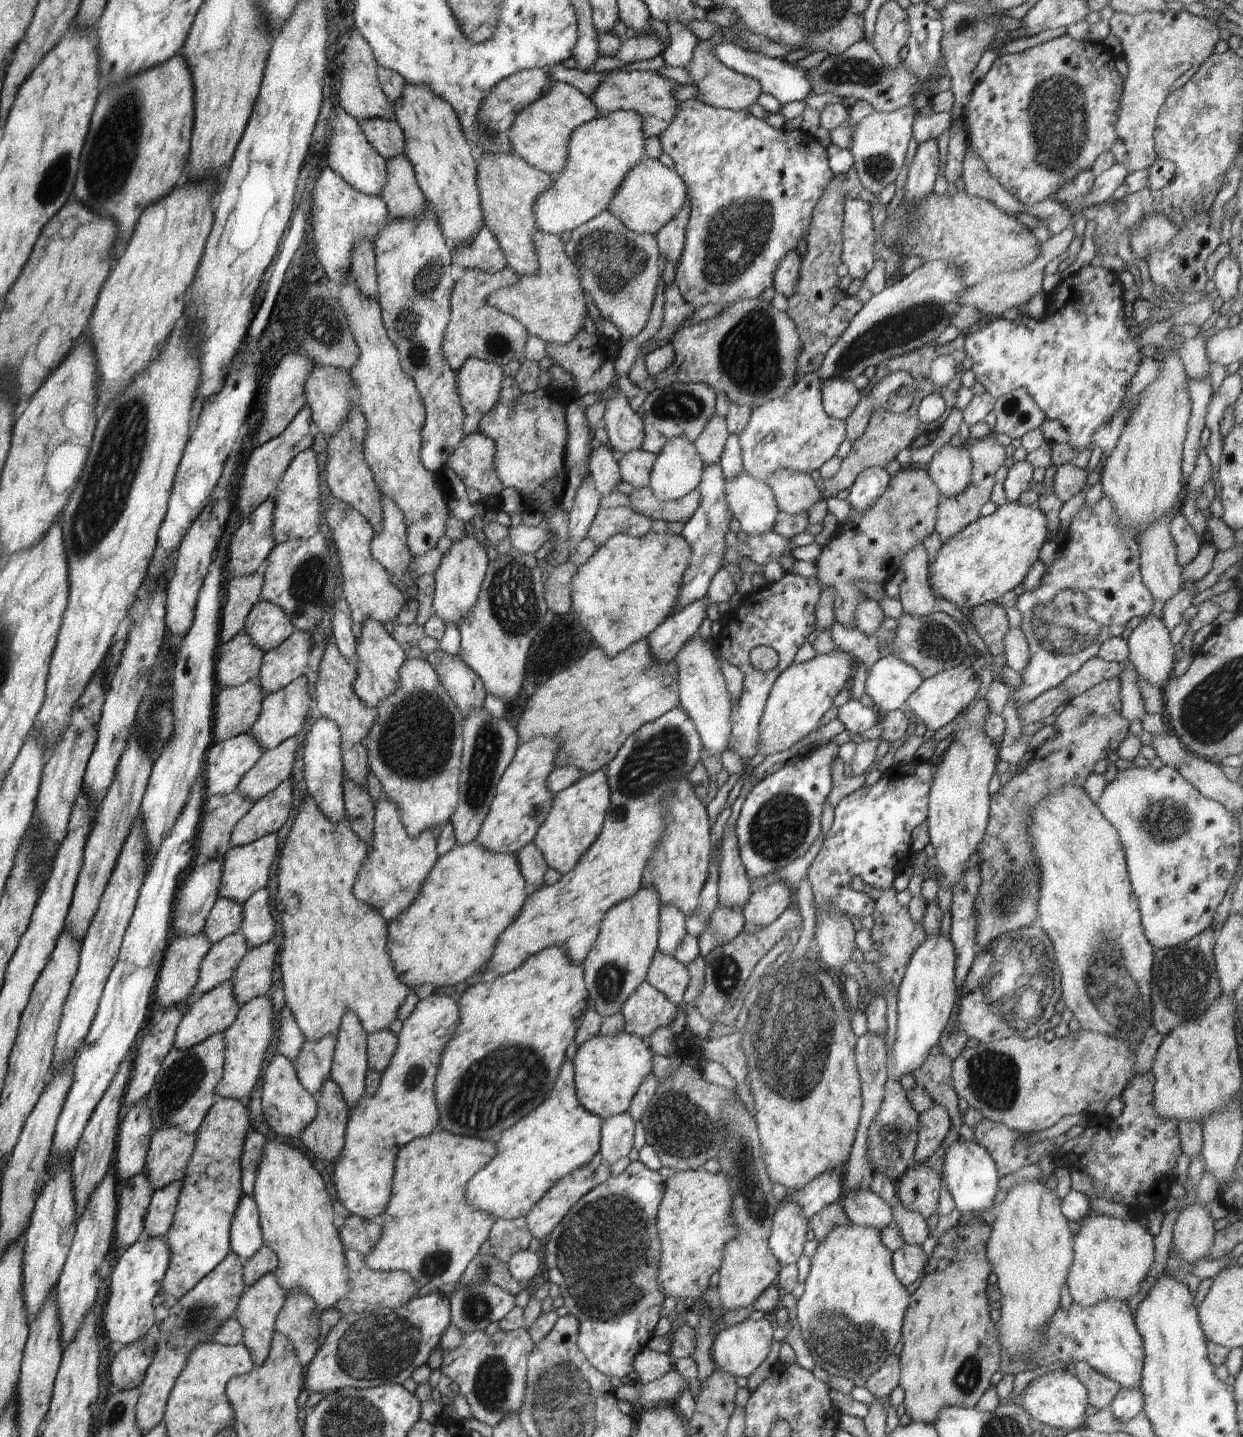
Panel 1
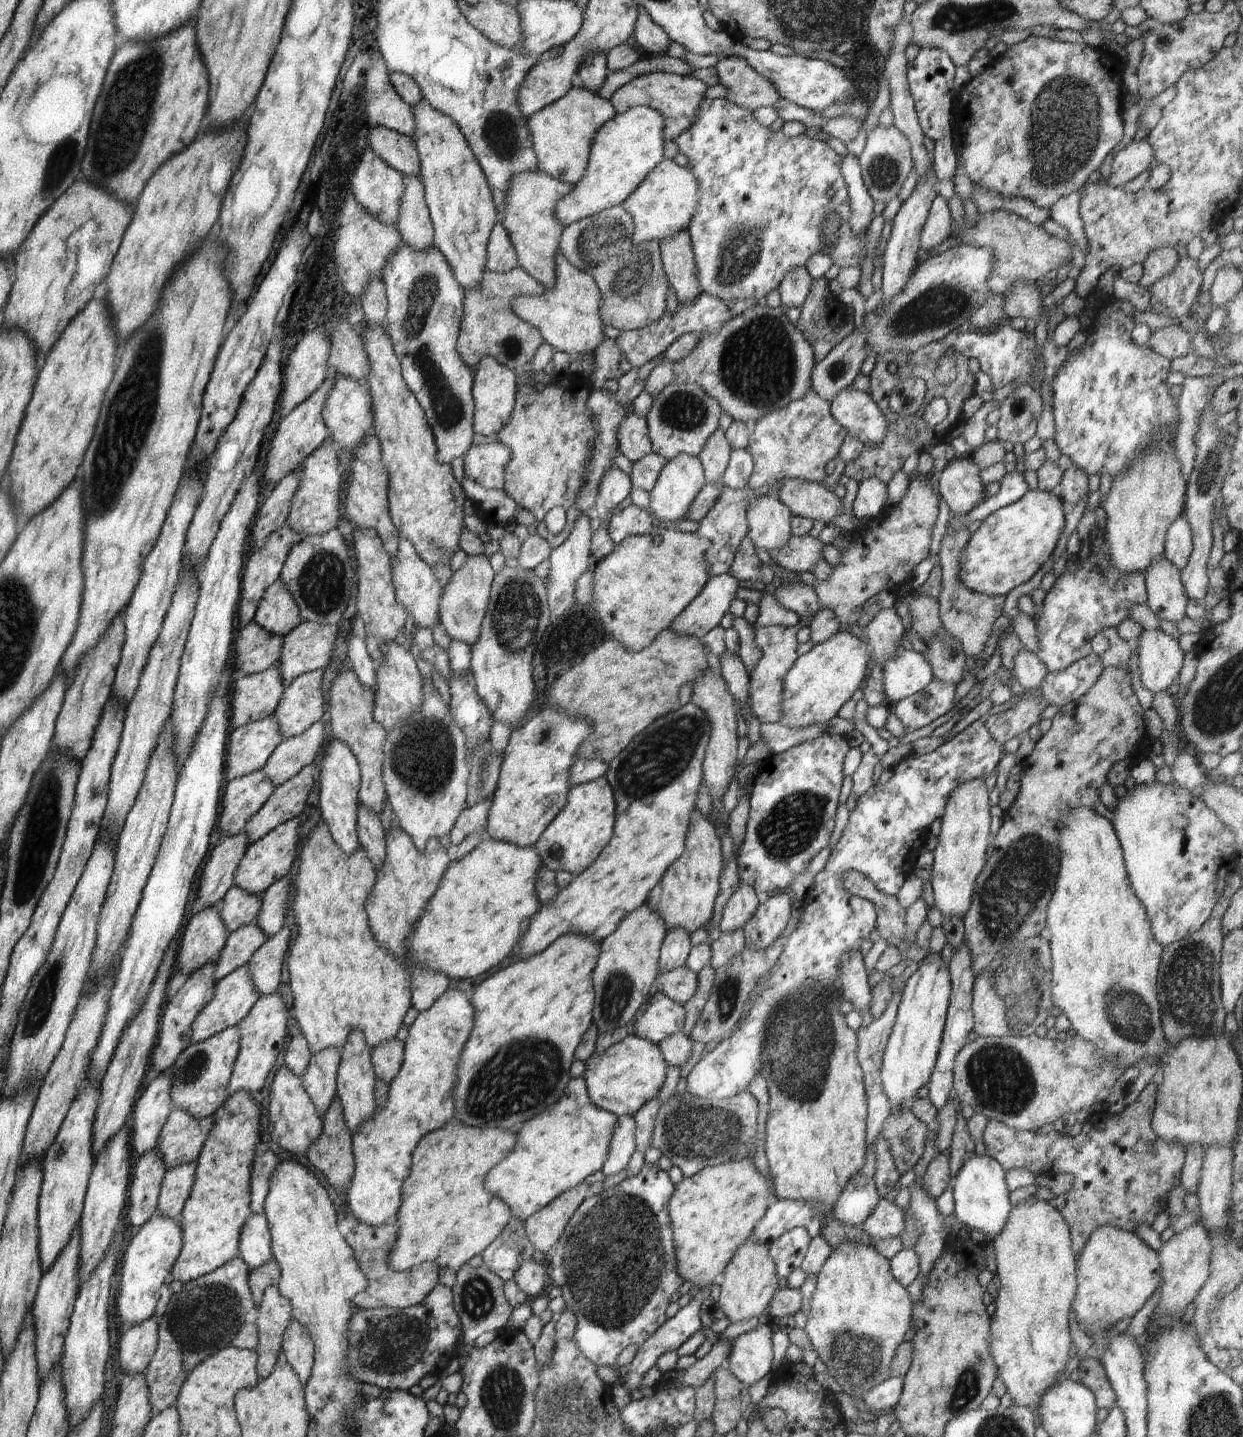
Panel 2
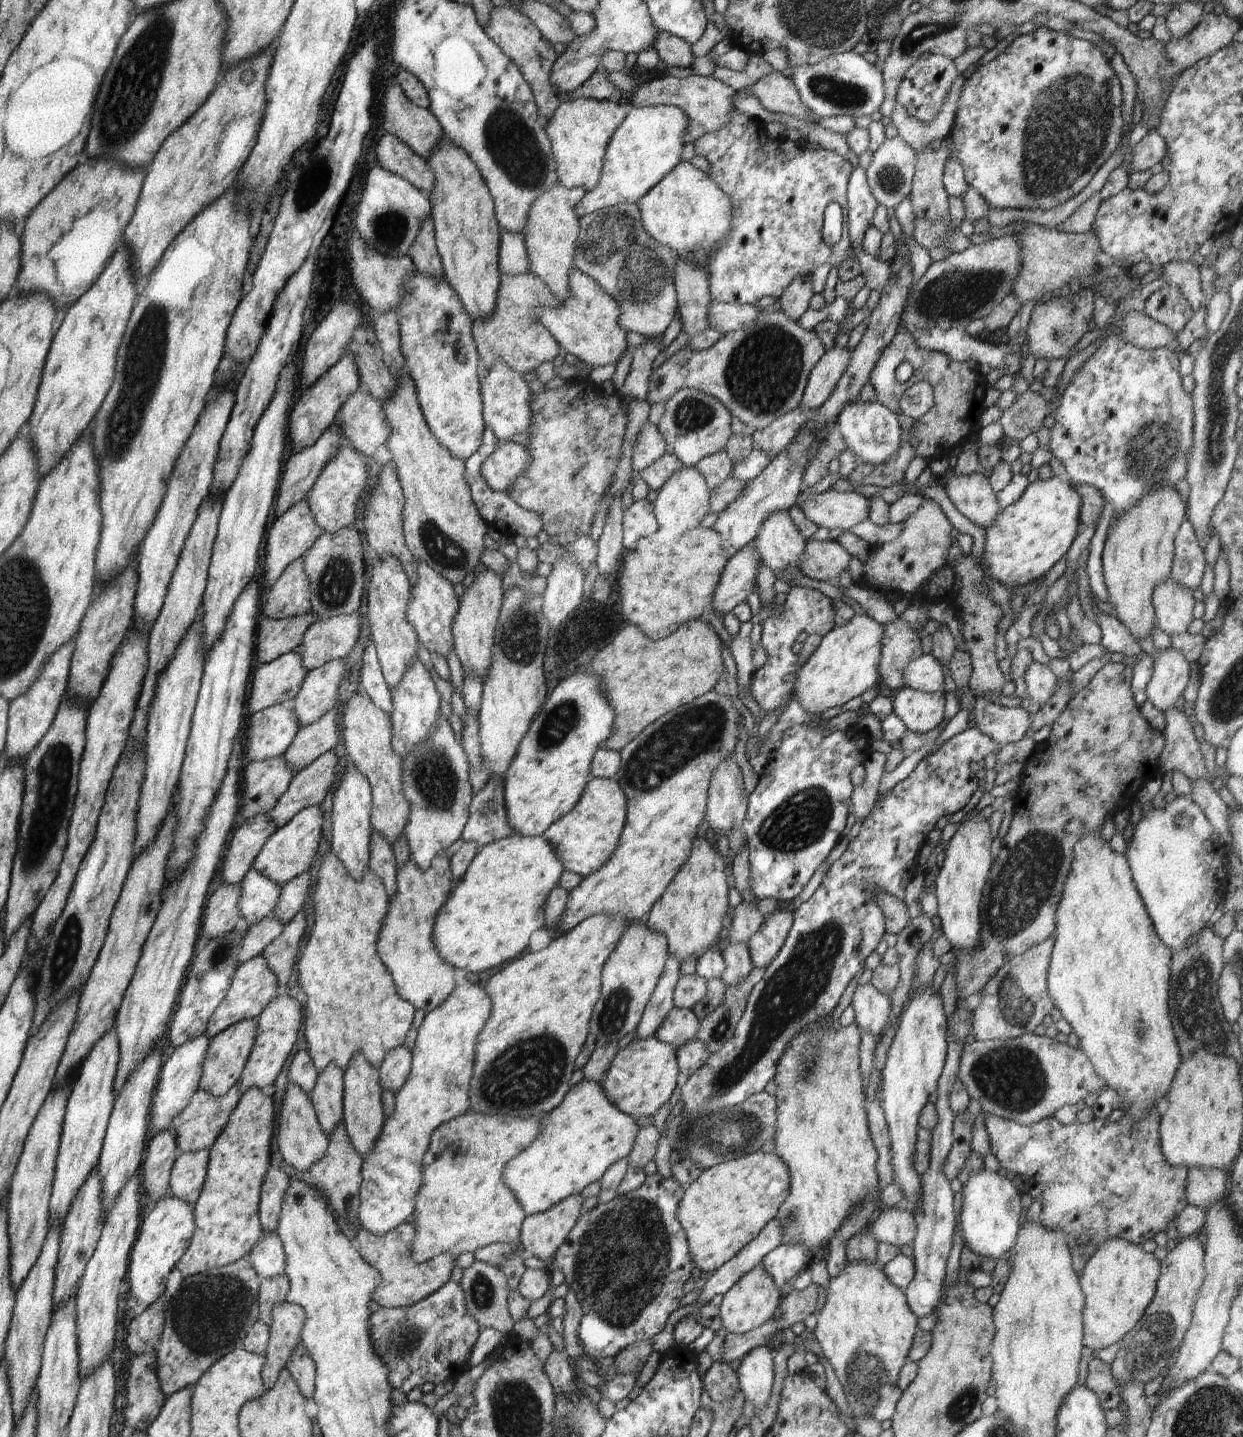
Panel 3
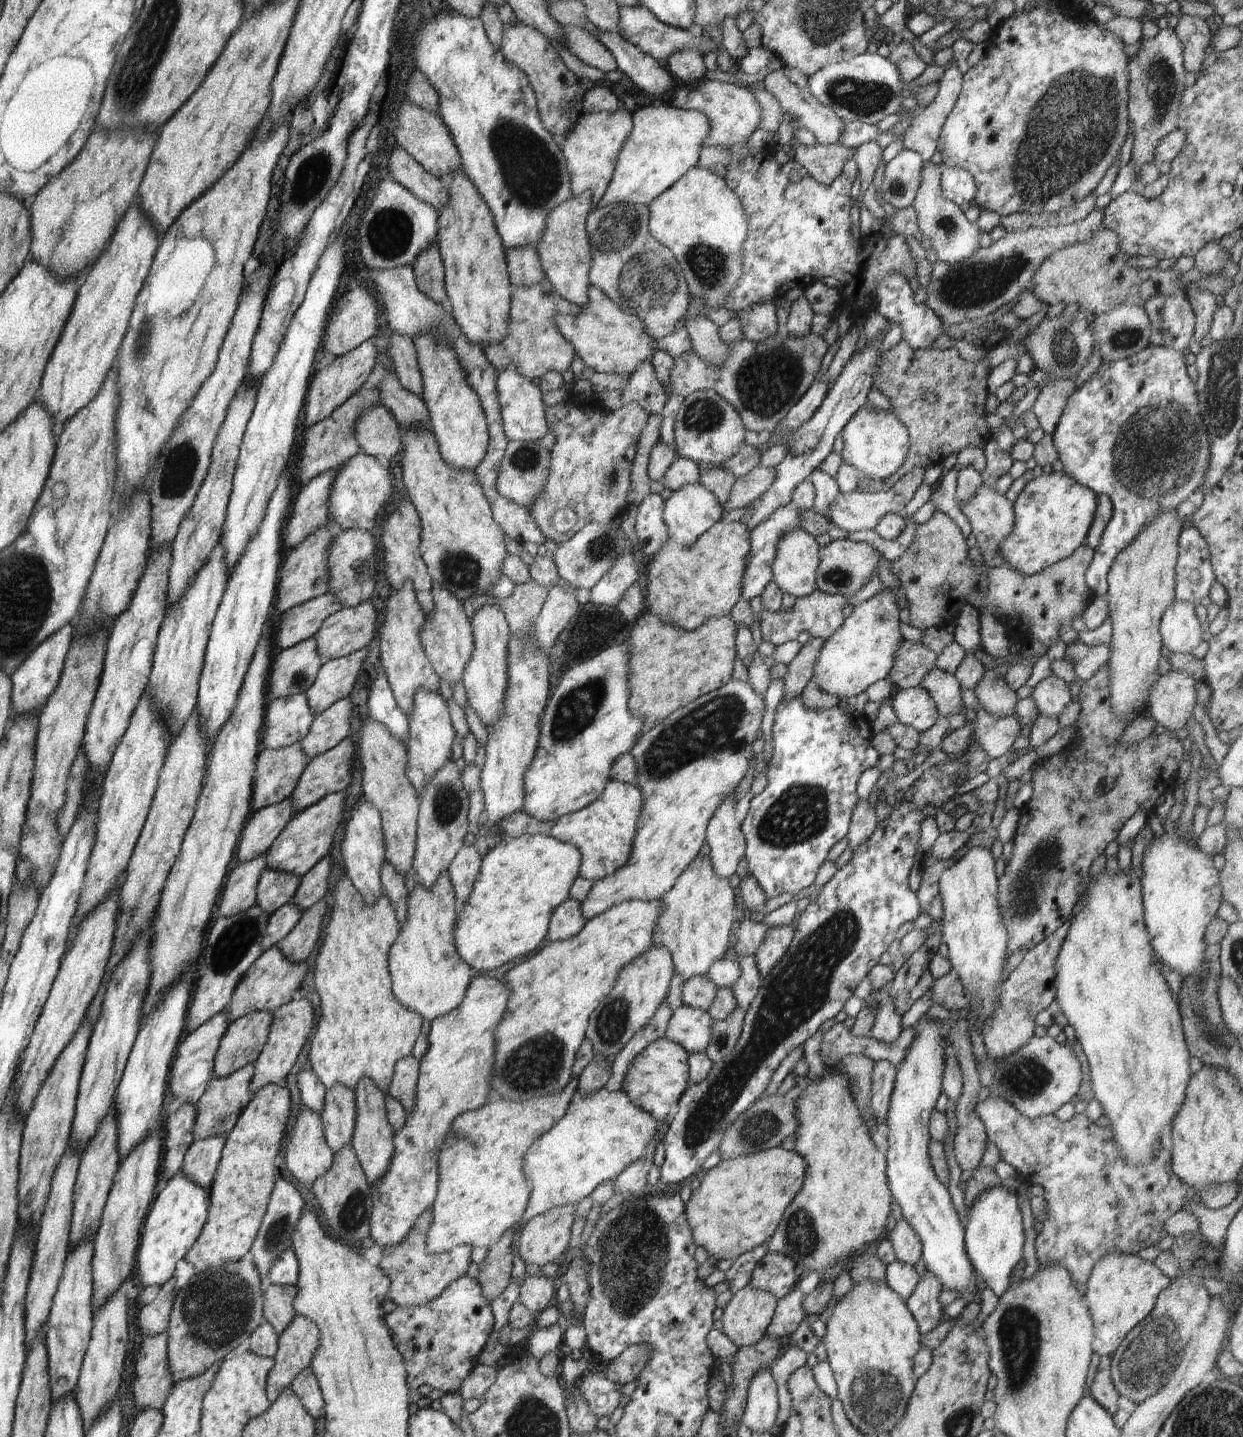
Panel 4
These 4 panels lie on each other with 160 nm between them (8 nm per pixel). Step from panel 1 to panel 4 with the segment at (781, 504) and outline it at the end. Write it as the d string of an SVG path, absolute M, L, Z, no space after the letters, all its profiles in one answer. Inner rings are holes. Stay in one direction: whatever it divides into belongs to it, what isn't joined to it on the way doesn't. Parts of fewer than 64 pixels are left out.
M916 467L902 475L898 482L886 491L867 493L856 489L854 492L840 493L825 512L825 518L832 525L845 530L849 534L858 530L874 530L878 521L888 513L905 517L905 506L912 500L918 486L922 484L924 472L925 469L922 467Z

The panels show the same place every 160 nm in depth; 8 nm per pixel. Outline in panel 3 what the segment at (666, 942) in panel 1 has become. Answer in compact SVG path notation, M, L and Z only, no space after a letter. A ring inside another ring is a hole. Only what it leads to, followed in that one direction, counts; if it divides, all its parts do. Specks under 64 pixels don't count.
M668 954L663 973L635 1028L637 1033L634 1038L652 1037L663 1018L666 1018L669 1010L674 1007L673 992L681 975L680 964L681 960L677 956Z

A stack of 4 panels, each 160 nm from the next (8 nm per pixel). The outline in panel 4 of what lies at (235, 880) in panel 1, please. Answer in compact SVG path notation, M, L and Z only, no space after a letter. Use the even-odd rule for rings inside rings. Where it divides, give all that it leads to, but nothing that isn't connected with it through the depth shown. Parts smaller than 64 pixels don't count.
M347 791L327 794L306 810L296 813L284 830L274 839L267 850L265 861L269 869L303 877L313 866L328 854L332 846L334 832L342 820L342 807Z

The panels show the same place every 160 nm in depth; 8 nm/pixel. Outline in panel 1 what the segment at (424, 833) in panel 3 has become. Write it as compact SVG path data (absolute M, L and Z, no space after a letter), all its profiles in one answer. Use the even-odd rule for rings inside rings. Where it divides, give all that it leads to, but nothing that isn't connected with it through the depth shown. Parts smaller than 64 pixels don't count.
M419 657L406 658L397 676L396 690L377 704L376 718L362 744L368 753L369 768L383 786L383 794L399 806L404 828L414 838L423 830L448 823L458 804L464 716L428 661Z

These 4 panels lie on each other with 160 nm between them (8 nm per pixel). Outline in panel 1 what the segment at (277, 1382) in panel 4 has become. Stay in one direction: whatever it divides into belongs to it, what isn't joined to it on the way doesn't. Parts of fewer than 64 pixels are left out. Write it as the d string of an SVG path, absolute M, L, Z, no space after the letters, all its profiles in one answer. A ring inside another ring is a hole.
M274 1273L264 1274L252 1286L247 1286L240 1295L236 1310L231 1314L238 1321L243 1332L243 1345L248 1349L254 1366L264 1364L268 1356L275 1320L285 1301L285 1290Z

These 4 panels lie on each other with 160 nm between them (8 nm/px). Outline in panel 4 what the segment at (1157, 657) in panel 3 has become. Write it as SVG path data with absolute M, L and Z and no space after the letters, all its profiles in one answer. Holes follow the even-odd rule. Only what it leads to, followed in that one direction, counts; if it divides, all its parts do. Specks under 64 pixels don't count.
M1174 669L1158 676L1149 692L1150 716L1168 731L1184 728L1197 703L1194 684L1189 674Z

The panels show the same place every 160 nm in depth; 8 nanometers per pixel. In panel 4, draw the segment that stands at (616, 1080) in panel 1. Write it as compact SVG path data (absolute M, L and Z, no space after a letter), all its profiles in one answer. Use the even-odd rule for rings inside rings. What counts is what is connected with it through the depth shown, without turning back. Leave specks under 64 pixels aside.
M665 1036L656 1039L630 1061L621 1089L638 1108L651 1114L656 1121L664 1121L670 1106L680 1100L689 1085L688 1055L689 1052L686 1052L682 1046Z

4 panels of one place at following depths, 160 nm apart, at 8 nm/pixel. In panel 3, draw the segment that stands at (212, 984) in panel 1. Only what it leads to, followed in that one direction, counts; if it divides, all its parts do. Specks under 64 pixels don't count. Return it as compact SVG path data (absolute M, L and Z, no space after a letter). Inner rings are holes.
M266 917L253 924L245 932L241 942L241 949L236 957L238 965L253 959L256 955L262 955L262 951L275 938L283 933L285 924L272 917Z

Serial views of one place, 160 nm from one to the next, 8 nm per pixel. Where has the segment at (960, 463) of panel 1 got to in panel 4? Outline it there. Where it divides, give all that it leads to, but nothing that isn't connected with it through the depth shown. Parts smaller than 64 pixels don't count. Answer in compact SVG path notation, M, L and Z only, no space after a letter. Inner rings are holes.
M982 482L978 490L967 501L959 502L959 506L971 522L971 532L976 536L977 546L980 547L984 564L988 567L1006 565L1003 554L1000 552L999 544L1006 537L1012 536L1014 526L1013 503L1004 495L998 494L995 489Z

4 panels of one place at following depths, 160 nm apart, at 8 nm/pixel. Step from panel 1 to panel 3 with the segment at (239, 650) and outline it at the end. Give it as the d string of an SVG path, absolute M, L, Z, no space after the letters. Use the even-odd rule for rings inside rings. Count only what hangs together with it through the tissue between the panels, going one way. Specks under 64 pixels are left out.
M312 610L299 617L288 617L277 621L260 614L257 618L255 640L258 660L266 664L279 656L296 651L303 639L304 631L318 619L319 616Z

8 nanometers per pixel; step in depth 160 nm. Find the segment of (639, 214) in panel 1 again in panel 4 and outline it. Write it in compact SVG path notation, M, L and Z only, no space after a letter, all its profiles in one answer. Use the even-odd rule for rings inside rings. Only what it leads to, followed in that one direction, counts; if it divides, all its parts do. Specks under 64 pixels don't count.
M698 165L687 170L670 188L659 194L650 204L649 229L651 235L676 257L690 294L701 298L706 310L717 318L728 317L724 306L727 294L735 289L743 271L743 246L748 234L747 218L740 199L728 188L726 181L710 169Z

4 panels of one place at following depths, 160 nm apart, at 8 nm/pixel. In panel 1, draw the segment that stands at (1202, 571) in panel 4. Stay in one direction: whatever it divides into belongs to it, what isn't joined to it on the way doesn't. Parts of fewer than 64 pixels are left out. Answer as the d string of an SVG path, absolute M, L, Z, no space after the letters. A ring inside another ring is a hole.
M1180 513L1172 519L1170 532L1177 548L1177 561L1181 567L1190 564L1201 547L1200 537L1196 535L1192 525L1186 521L1184 515Z

